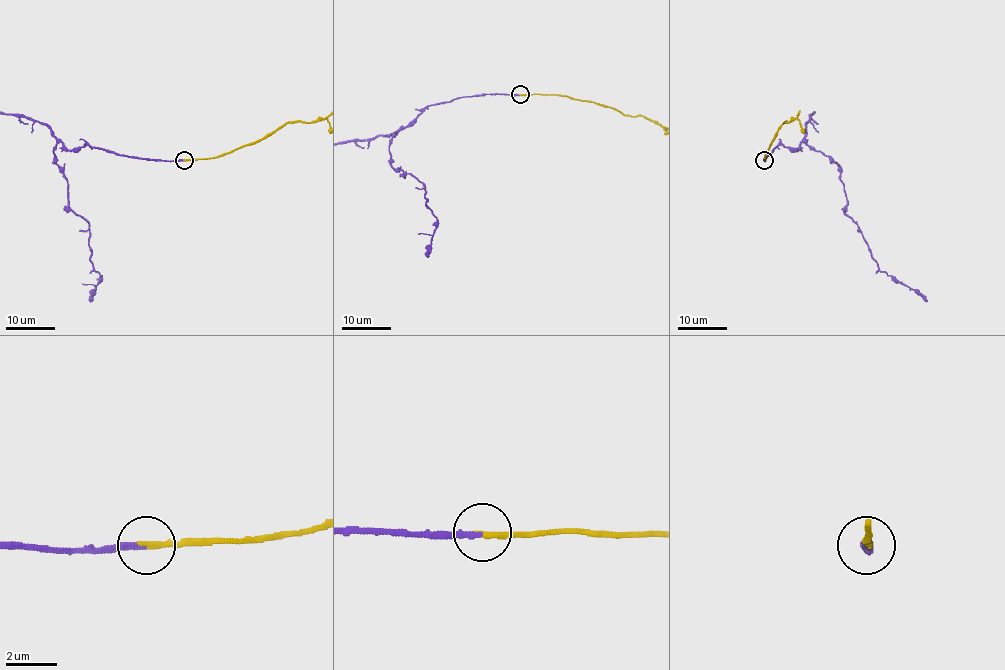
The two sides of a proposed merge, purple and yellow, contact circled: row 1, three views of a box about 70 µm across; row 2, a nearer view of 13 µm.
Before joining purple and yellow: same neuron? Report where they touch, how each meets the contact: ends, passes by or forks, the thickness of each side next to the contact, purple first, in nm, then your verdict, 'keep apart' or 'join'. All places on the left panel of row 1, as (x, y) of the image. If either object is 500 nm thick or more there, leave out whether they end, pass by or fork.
place (184, 160); purple ends; yellow ends; calibres 200 and 240 nm; join

